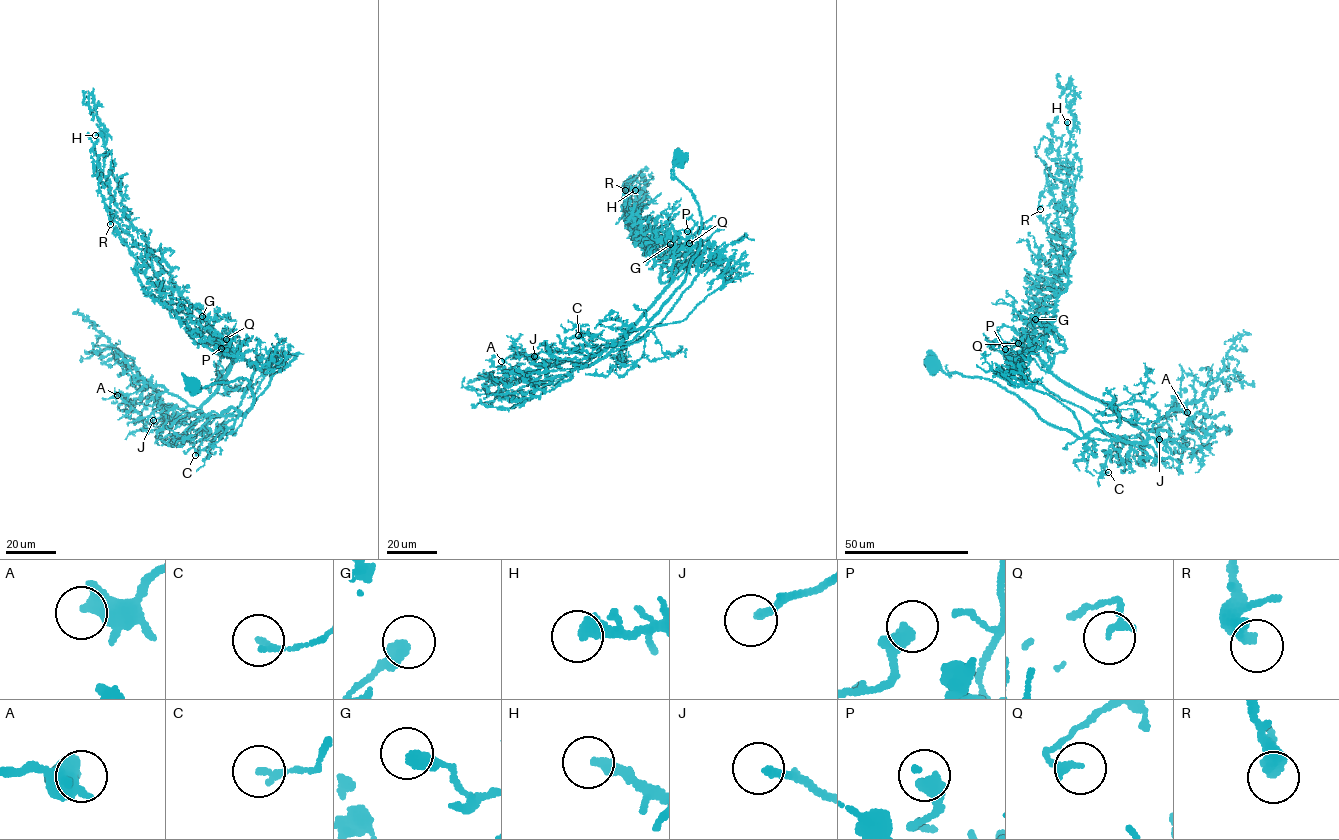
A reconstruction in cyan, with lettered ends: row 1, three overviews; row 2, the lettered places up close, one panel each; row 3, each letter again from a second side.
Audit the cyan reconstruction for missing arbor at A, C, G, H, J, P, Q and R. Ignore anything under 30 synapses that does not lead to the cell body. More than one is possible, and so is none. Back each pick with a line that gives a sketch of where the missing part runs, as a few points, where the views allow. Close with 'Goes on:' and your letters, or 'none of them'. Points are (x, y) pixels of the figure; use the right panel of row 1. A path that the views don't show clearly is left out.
J: course (1159, 439), (1156, 428), (1138, 415), (1140, 419)
Goes on: H, J

